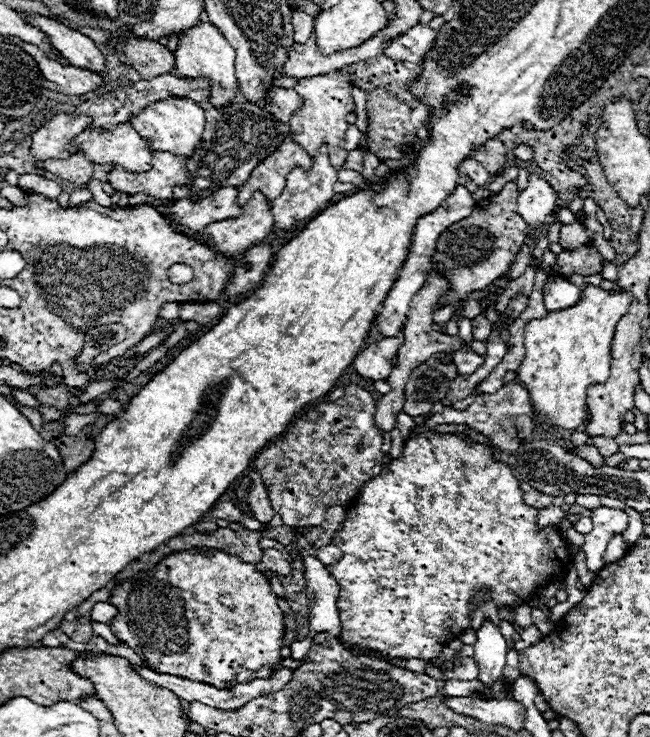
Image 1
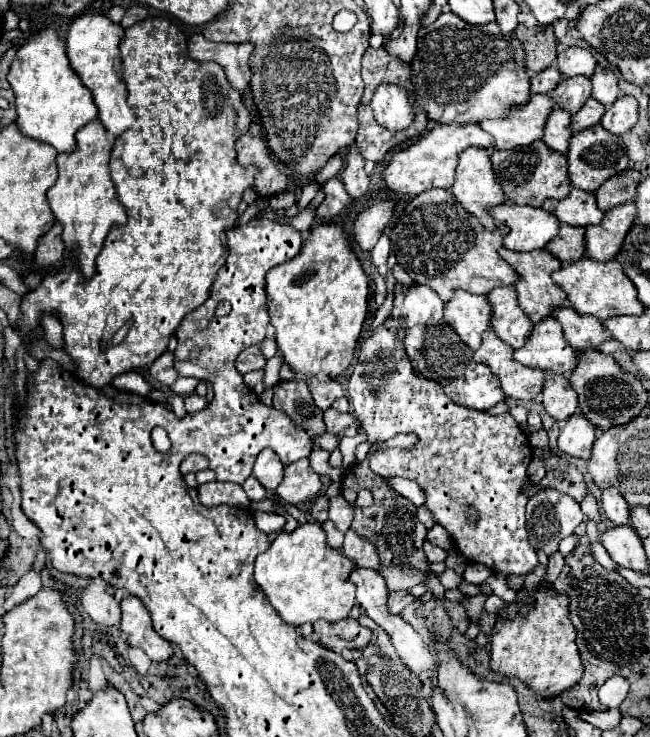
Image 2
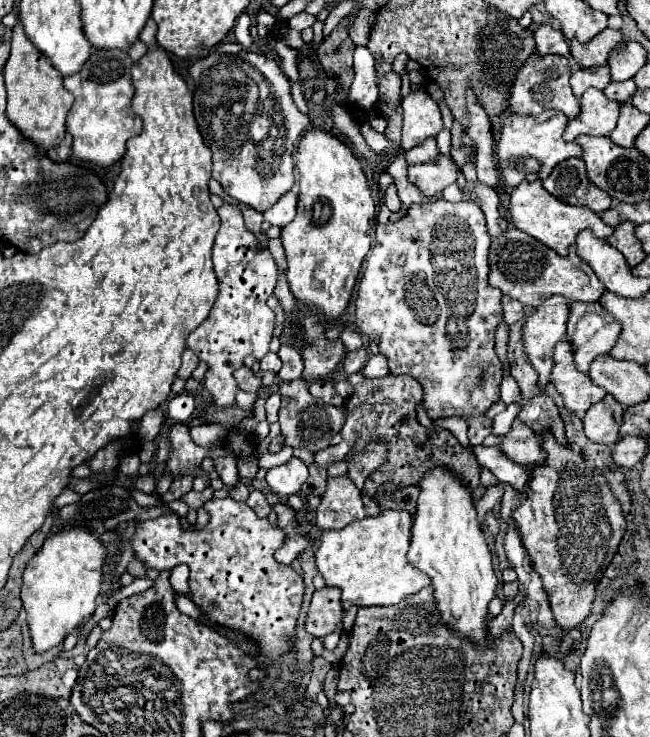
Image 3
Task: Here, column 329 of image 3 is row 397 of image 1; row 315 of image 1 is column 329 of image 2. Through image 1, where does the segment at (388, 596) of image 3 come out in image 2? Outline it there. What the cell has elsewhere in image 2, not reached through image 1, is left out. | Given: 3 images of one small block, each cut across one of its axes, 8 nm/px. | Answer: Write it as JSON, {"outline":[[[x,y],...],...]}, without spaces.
{"outline":[[[318,522],[302,524],[294,532],[278,532],[270,548],[254,562],[254,580],[268,596],[270,604],[290,626],[326,620],[330,624],[348,618],[354,606],[354,584],[346,580],[352,562],[326,544],[326,534]]]}

